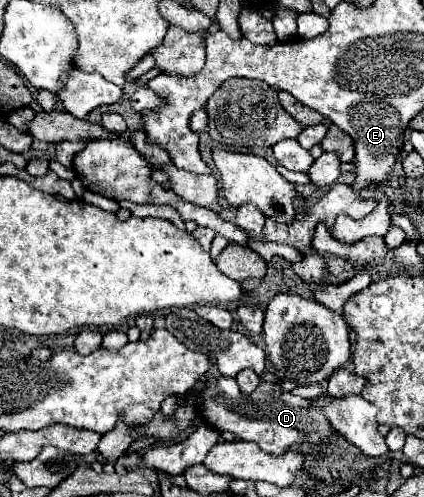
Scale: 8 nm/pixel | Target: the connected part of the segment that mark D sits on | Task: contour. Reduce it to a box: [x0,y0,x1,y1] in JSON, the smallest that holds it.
[198,377,336,455]

